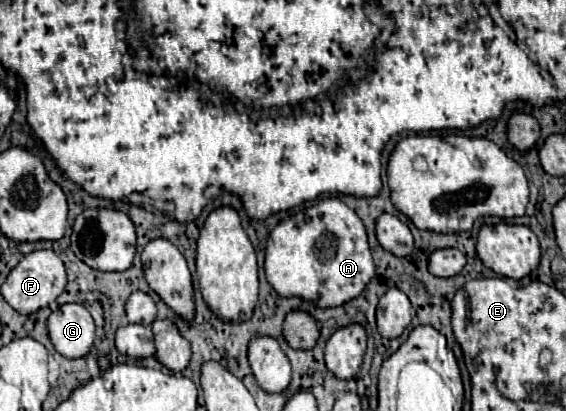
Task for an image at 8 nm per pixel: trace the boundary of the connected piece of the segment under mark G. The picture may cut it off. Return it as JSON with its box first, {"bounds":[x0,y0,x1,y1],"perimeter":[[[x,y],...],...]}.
{"bounds":[47,304,95,358],"perimeter":[[[83,304],[59,306],[51,312],[47,328],[55,350],[65,358],[81,358],[93,346],[95,324]]]}

